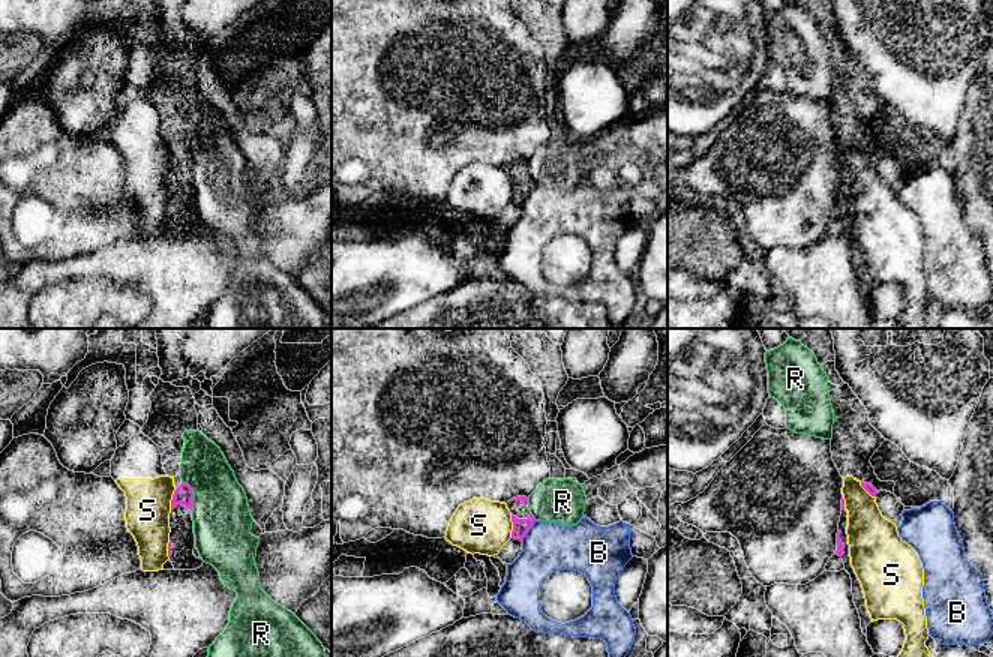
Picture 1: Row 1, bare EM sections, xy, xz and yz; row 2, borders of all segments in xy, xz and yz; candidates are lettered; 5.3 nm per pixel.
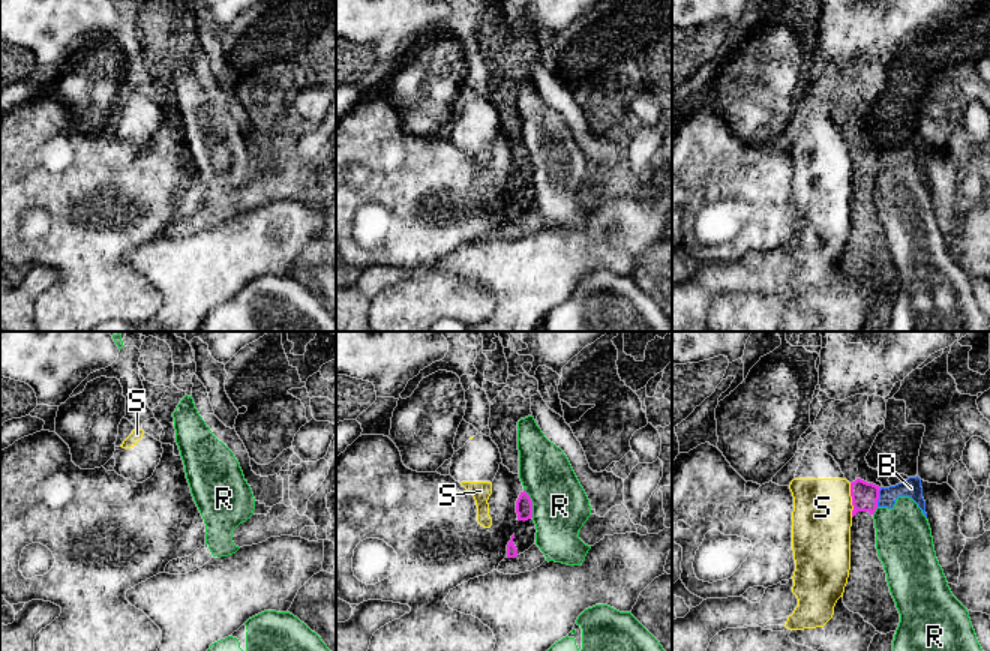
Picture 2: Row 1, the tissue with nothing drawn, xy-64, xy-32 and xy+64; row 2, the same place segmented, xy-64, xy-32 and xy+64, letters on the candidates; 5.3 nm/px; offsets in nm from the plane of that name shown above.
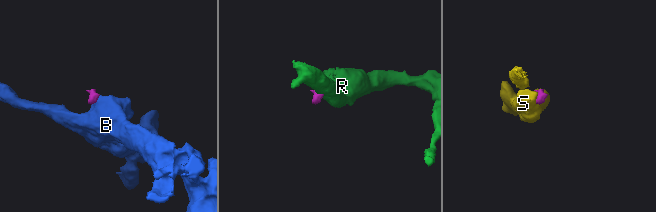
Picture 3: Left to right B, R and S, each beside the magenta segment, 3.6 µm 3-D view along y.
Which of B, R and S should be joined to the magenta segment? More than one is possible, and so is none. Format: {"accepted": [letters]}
{"accepted": []}

